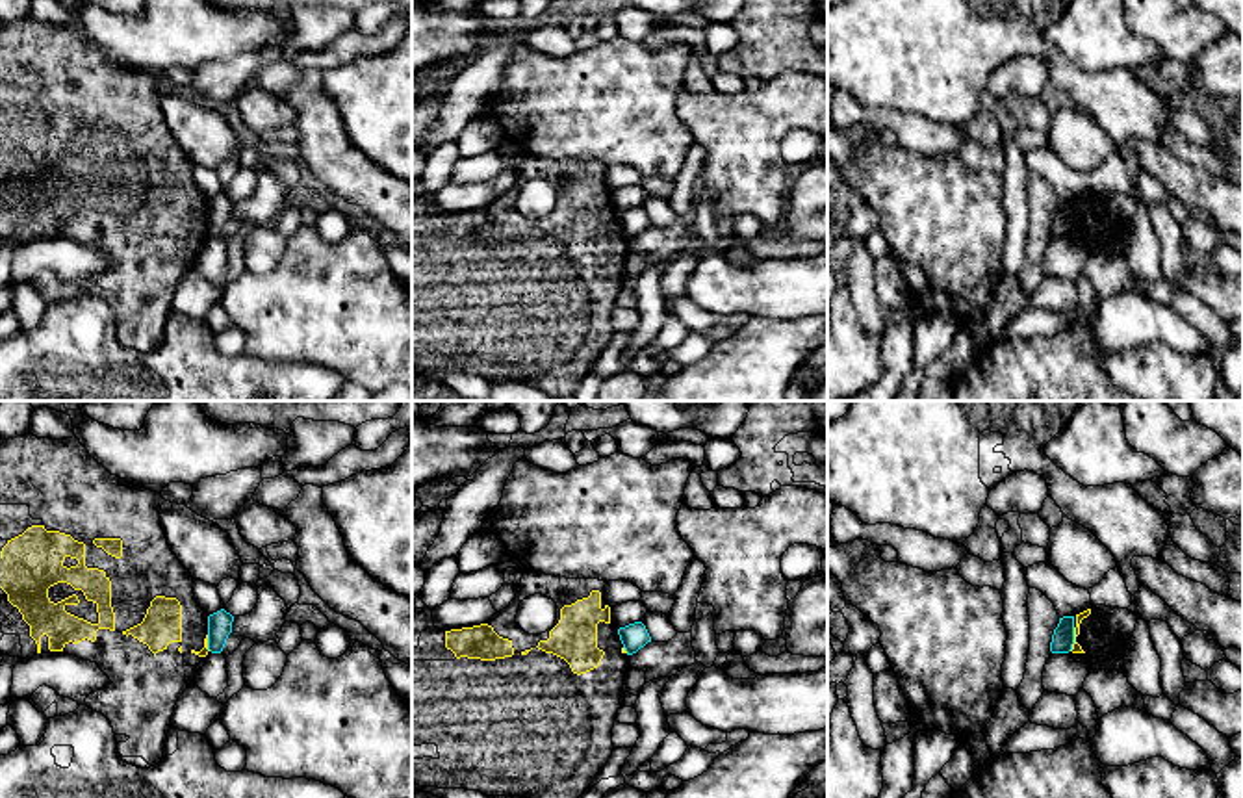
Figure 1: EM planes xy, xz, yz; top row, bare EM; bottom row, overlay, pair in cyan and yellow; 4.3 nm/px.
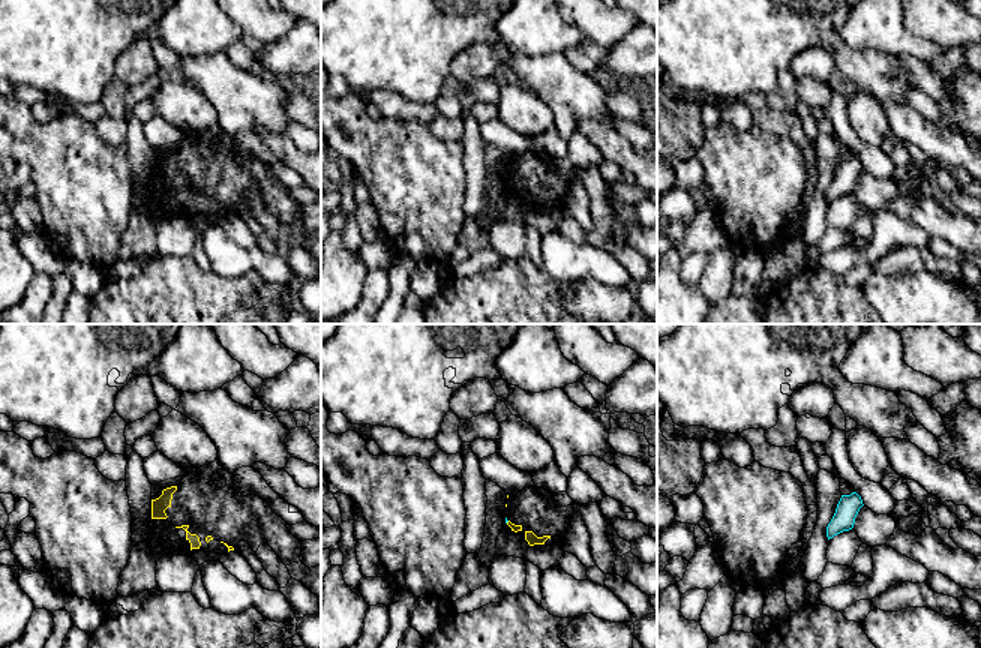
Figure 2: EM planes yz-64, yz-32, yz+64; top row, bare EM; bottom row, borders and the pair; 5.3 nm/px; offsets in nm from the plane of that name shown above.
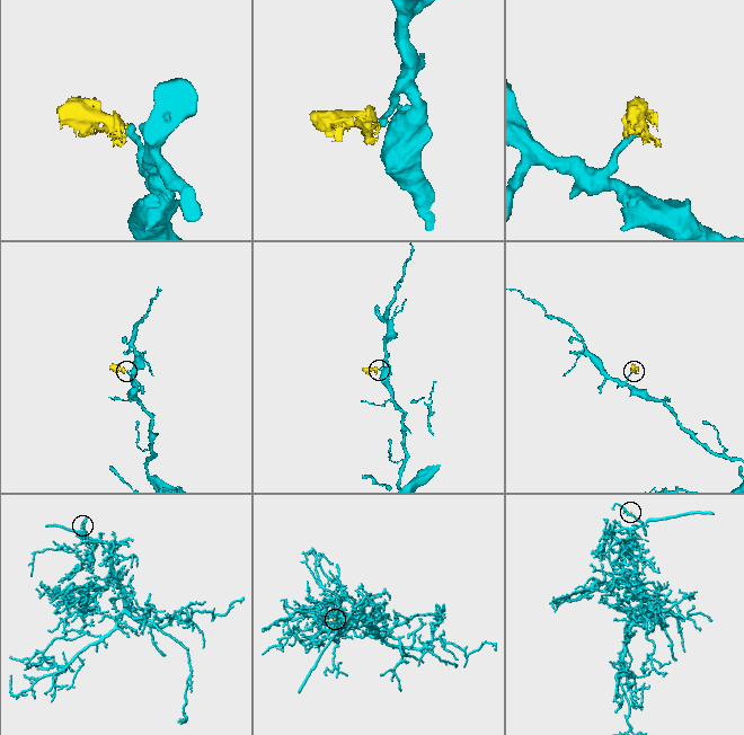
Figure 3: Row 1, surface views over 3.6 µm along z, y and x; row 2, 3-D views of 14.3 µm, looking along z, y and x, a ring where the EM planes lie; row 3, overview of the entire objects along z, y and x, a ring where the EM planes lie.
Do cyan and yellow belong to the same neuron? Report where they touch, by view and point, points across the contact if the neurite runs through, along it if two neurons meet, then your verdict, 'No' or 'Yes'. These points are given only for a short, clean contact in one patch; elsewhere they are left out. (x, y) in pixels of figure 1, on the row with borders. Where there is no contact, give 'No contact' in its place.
Touches cyan at yz (1073, 639). Boundary: yz (1075, 628), (1075, 643), (1069, 650). No

